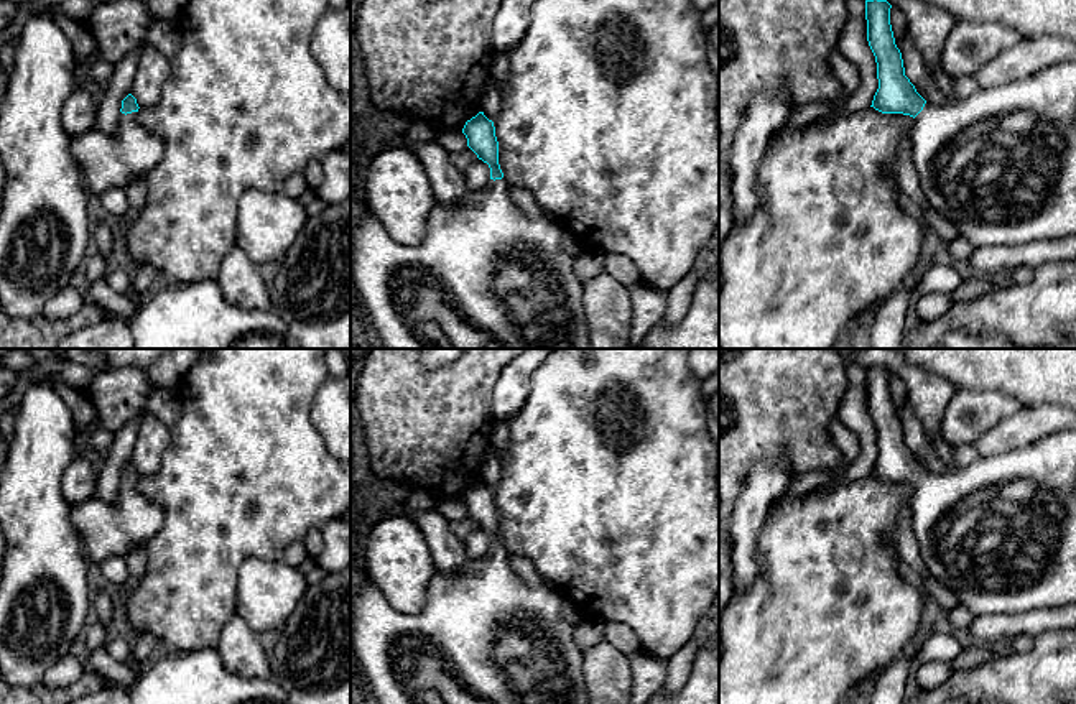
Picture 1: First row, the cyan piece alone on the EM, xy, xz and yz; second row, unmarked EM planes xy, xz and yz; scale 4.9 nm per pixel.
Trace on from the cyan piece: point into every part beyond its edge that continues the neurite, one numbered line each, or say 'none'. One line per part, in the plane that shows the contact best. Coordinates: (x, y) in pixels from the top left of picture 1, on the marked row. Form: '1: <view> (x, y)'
1: xy (106, 162)

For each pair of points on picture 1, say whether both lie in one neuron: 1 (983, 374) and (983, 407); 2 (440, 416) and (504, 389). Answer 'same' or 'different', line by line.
1: different
2: different

